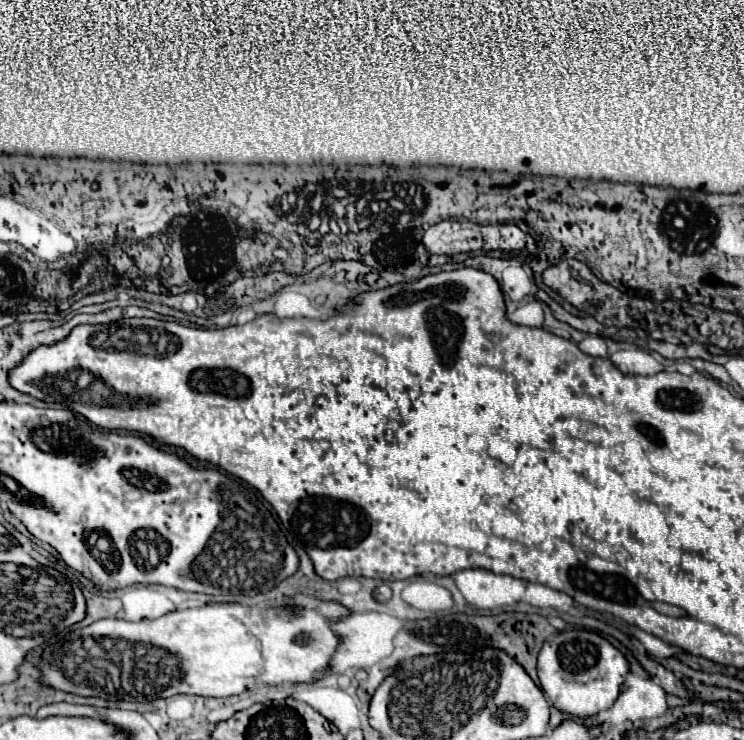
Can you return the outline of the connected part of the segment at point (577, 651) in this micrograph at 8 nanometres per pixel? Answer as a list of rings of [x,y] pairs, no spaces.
[[[567,629],[545,641],[539,653],[537,673],[545,695],[557,709],[573,717],[589,717],[609,709],[617,701],[625,675],[629,673],[629,663],[625,655],[601,635],[585,629]]]

